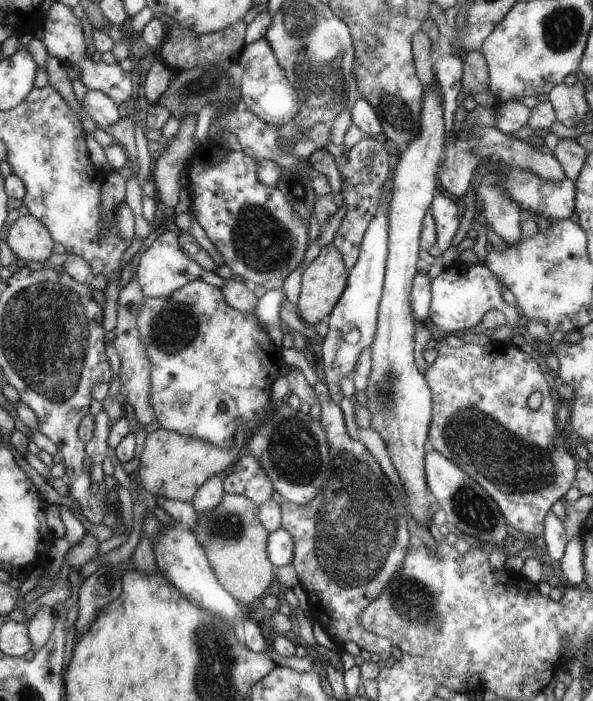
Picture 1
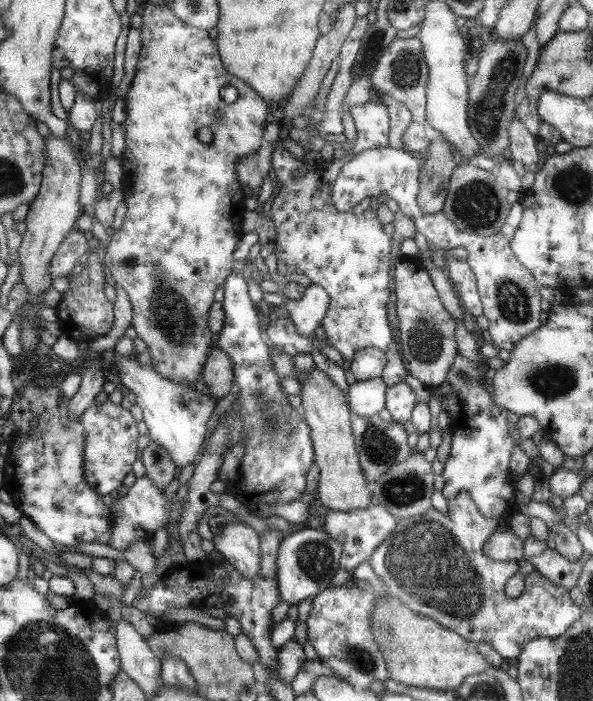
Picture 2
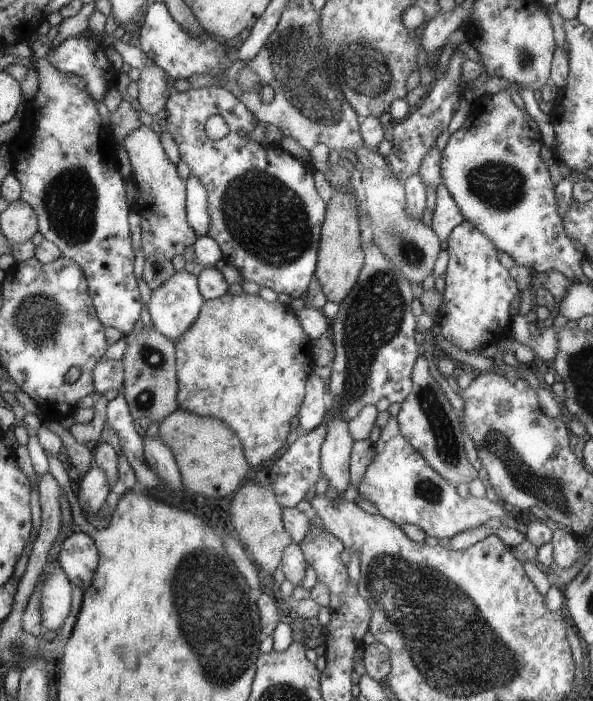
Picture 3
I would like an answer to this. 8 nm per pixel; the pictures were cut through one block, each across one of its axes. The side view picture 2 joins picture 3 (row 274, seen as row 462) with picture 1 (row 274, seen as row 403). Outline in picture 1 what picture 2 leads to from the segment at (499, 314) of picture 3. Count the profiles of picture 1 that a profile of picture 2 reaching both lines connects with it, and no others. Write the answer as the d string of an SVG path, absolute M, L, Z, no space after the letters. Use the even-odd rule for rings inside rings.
M460 261L444 268L435 278L430 279L430 304L428 317L439 330L450 335L462 335L479 326L483 314L490 310L498 310L507 320L507 326L517 328L517 310L506 304L501 297L505 284L495 276L489 268L478 262L467 266Z

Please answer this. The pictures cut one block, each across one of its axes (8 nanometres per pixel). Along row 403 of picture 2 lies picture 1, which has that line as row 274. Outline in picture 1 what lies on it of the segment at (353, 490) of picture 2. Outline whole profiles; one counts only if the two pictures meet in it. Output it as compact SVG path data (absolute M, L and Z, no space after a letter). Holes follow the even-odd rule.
M331 242L322 246L315 259L304 269L301 269L301 288L298 301L295 303L297 315L301 317L301 320L314 325L329 315L333 308L337 306L337 302L346 288L348 274L339 250Z

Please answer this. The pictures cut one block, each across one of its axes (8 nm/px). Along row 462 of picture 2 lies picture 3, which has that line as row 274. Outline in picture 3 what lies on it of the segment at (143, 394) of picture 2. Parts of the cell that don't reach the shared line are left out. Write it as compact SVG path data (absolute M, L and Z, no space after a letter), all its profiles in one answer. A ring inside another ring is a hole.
M183 269L174 271L171 278L151 291L147 312L150 314L152 328L175 342L198 318L204 302L195 273L189 274Z

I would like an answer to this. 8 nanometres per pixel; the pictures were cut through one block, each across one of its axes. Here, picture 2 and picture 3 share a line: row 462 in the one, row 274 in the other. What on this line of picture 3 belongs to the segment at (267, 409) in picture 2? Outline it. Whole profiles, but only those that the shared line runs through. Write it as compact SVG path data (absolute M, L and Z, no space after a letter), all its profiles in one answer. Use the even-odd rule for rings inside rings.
M169 75L166 80L167 136L173 138L180 159L186 162L191 173L202 182L207 193L209 226L206 236L212 238L221 249L222 260L234 266L243 280L255 282L257 286L271 288L273 292L299 298L305 292L307 282L315 270L315 254L318 254L317 242L320 242L322 220L325 216L325 204L313 188L313 176L309 170L301 168L293 155L283 150L283 143L257 143L239 136L241 132L250 132L257 126L254 113L235 98L225 87L212 84L208 87L177 91ZM219 114L228 127L227 134L218 140L205 135L203 125L209 116Z

